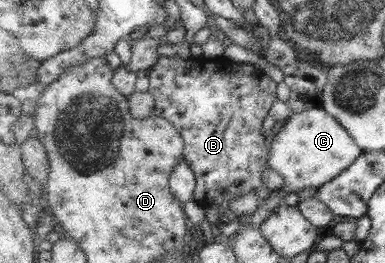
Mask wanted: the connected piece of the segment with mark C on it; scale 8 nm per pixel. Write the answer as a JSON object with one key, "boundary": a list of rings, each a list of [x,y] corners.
{"boundary":[[[322,106],[313,107],[299,114],[291,115],[281,130],[272,141],[268,166],[276,171],[283,180],[283,185],[278,189],[277,194],[273,194],[269,200],[265,200],[263,205],[258,205],[256,210],[249,216],[240,216],[237,220],[245,222],[245,226],[260,226],[267,217],[282,203],[285,195],[289,193],[299,193],[306,189],[321,189],[337,176],[340,176],[350,168],[364,154],[364,151],[357,145],[357,142],[347,133],[347,130],[336,117],[331,116]]]}

